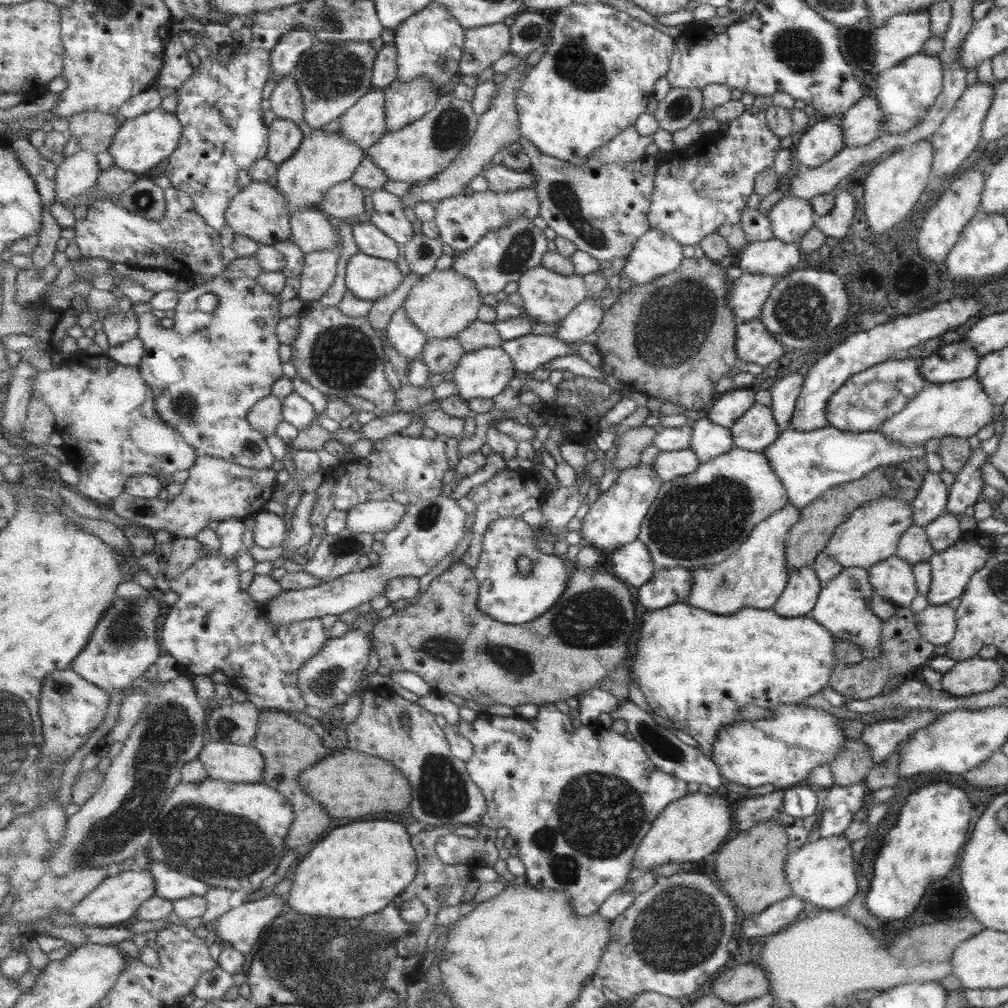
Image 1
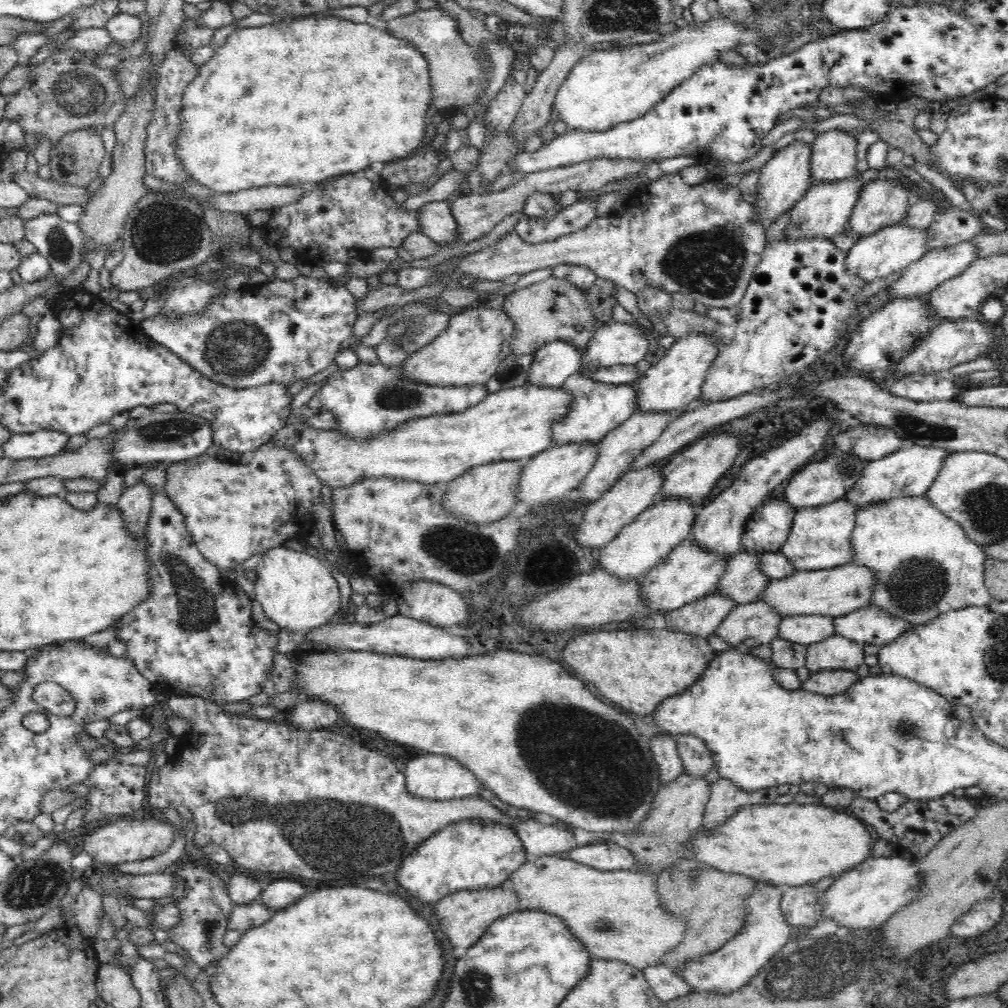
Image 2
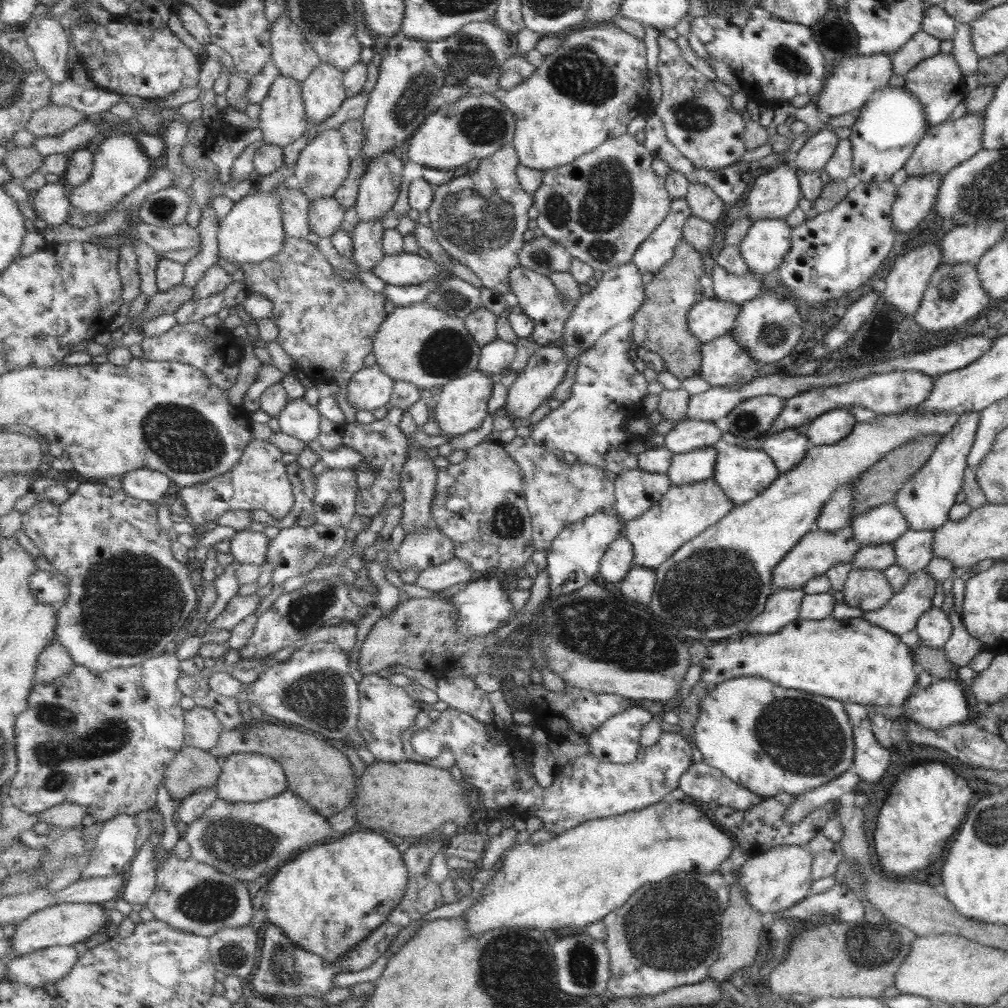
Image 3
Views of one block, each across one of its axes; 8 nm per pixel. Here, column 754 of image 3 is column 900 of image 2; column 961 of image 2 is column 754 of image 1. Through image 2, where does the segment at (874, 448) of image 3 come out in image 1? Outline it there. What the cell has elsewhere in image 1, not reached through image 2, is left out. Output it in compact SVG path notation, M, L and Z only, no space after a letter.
M789 502L757 521L744 543L724 561L693 569L693 587L687 603L721 615L733 614L741 608L770 609L787 582L789 570L785 567L783 548L789 528L795 522L799 522L799 509Z

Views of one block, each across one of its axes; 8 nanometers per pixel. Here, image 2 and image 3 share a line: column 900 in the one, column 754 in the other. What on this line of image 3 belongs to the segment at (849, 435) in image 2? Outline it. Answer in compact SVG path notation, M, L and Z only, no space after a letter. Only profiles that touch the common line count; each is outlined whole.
M893 371L889 374L869 374L861 380L854 380L847 384L832 384L831 386L818 386L815 390L799 393L791 399L784 399L783 409L777 414L775 420L771 422L771 429L765 435L757 435L757 439L745 439L744 444L740 447L751 447L760 439L765 438L768 434L787 430L787 428L801 427L803 424L817 418L817 416L829 412L829 410L848 411L851 406L859 406L873 412L876 416L885 414L899 414L919 406L923 400L929 397L933 384L933 378L929 375L915 371Z

